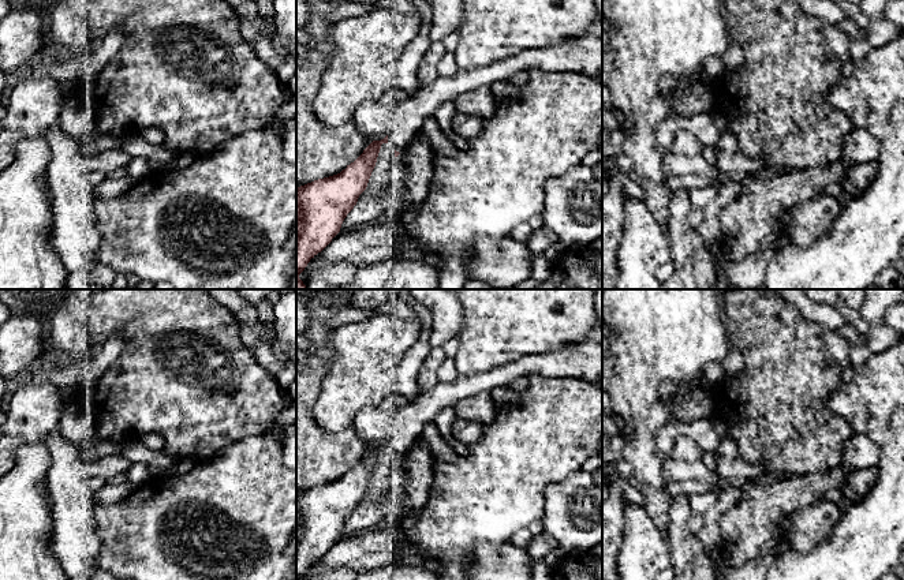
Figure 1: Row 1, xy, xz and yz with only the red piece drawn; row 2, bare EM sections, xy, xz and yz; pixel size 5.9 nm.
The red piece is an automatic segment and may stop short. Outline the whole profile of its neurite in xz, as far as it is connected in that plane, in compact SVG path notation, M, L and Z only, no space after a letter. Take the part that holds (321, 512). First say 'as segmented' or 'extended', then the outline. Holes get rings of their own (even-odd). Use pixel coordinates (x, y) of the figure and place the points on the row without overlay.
extended | M589 337L572 347L526 356L489 371L459 375L453 382L437 382L414 401L395 409L395 431L384 445L373 446L340 479L296 493L296 580L340 538L344 524L367 493L382 449L389 449L397 463L442 408L496 388L507 388L513 379L531 374L586 379L599 386L602 343Z

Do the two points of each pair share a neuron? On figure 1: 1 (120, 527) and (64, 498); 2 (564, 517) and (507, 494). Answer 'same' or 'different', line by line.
1: different
2: different

